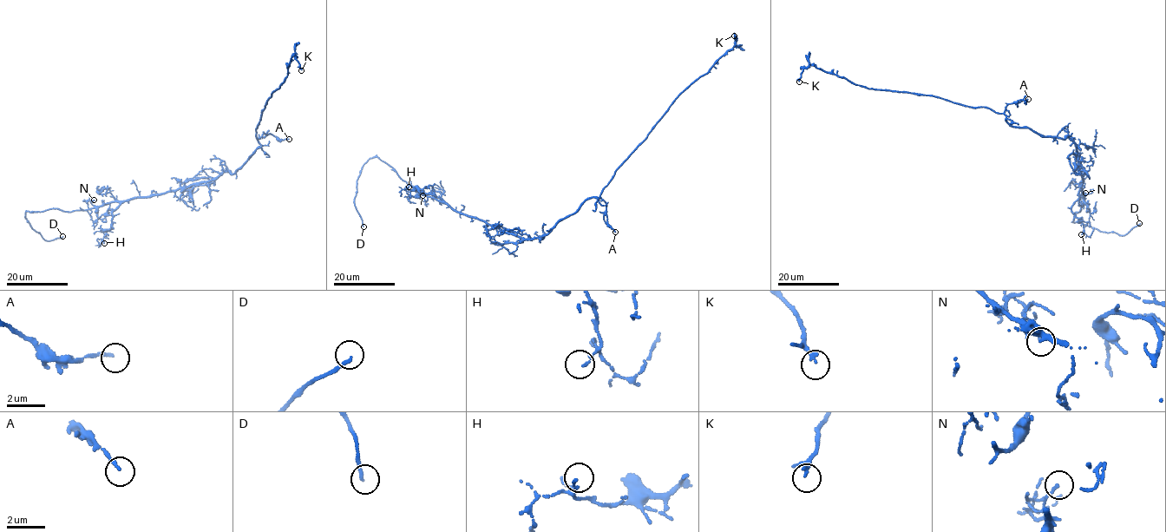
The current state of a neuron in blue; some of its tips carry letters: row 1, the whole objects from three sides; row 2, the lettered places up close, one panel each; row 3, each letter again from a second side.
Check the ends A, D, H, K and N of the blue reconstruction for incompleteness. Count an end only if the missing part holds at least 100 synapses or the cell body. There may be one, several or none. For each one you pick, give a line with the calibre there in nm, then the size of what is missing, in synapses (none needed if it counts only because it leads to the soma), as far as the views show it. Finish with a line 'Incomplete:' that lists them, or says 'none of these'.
D: calibre 150 nm
Incomplete: D

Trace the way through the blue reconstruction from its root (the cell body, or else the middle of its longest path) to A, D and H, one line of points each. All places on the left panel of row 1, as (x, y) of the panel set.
A: (231, 174), (240, 168), (261, 146), (258, 138), (263, 134), (289, 139)
D: (231, 174), (224, 172), (186, 187), (86, 210), (25, 212), (31, 227), (43, 239), (49, 241), (62, 236)
H: (231, 174), (224, 172), (207, 181), (161, 194), (128, 199), (112, 213), (112, 221), (103, 239), (104, 243)

